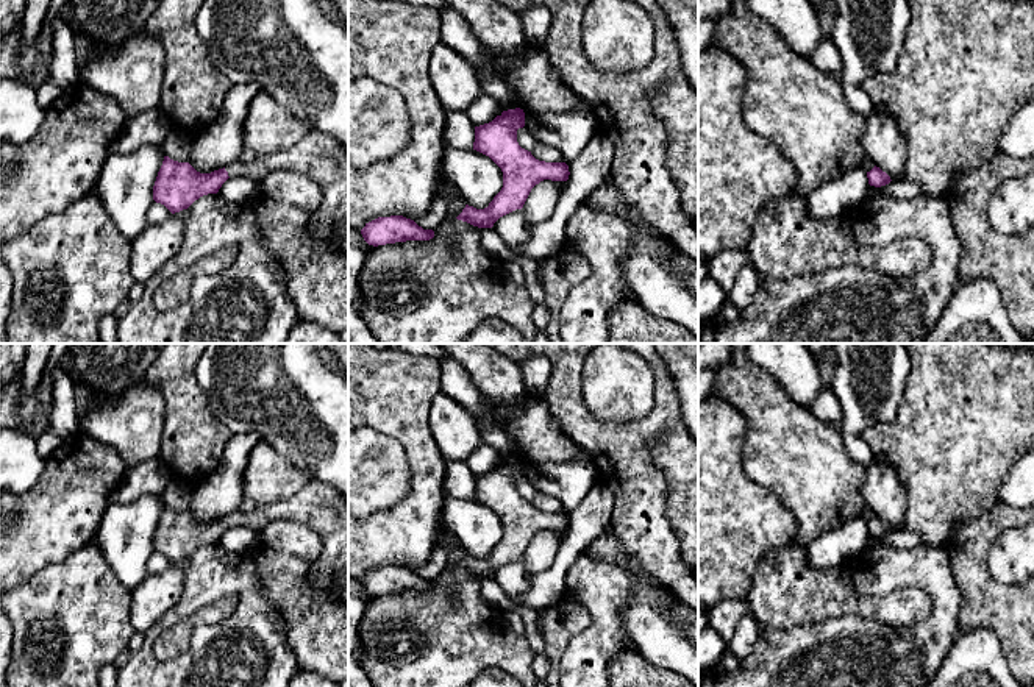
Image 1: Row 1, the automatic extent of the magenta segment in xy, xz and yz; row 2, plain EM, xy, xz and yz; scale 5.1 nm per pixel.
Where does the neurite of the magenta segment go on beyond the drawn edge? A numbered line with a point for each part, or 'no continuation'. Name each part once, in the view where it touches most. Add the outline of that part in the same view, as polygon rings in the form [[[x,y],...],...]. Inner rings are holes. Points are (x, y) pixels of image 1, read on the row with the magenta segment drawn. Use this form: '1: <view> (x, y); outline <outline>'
1: xy (319, 156); outline [[[312,130],[292,148],[280,150],[251,161],[234,161],[225,167],[230,178],[251,176],[261,183],[272,170],[292,170],[314,180],[322,190],[322,203],[314,211],[314,237],[328,247],[337,247],[348,256],[348,150],[333,136]]]

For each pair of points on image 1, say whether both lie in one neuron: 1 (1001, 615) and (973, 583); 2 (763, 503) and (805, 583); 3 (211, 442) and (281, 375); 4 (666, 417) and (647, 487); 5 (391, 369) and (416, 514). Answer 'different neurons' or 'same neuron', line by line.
1: same neuron
2: different neurons
3: different neurons
4: same neuron
5: same neuron

